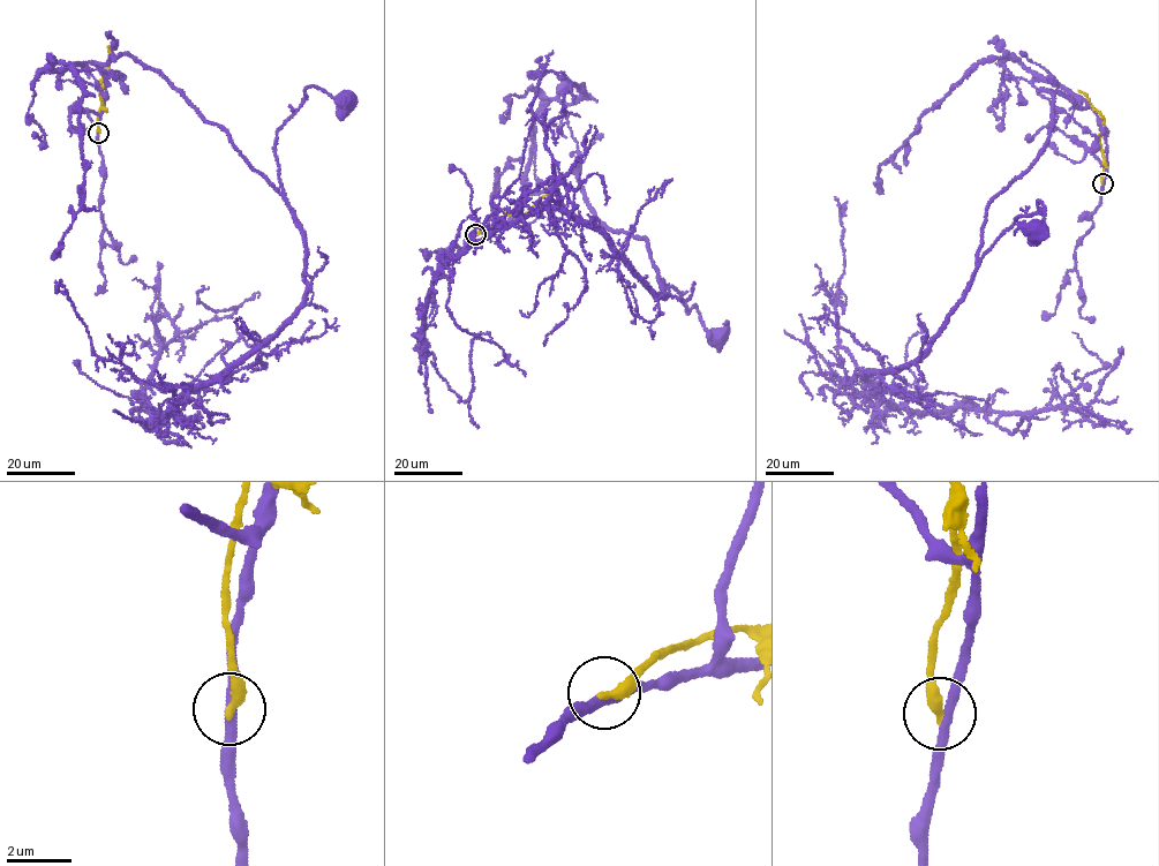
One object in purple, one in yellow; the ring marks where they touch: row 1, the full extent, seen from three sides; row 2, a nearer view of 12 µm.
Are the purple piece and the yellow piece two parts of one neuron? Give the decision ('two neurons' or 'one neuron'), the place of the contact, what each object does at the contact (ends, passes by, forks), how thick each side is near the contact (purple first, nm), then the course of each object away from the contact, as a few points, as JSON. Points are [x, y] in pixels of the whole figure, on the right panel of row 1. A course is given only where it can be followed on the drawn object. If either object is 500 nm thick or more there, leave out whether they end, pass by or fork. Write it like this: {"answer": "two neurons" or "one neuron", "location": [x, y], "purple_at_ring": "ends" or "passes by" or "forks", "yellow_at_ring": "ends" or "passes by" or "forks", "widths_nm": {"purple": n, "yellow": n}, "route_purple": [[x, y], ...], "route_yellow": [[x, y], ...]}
{"answer": "two neurons", "location": [1103, 183], "purple_at_ring": "passes by", "yellow_at_ring": "ends", "widths_nm": {"purple": 280, "yellow": 340}, "route_purple": [[1103, 183], [1104, 125], [1041, 91], [1048, 136], [990, 203], [976, 269], [1039, 202], [1037, 233]], "route_yellow": [[1103, 183], [1104, 156], [1099, 134], [1104, 117], [1077, 90]]}

